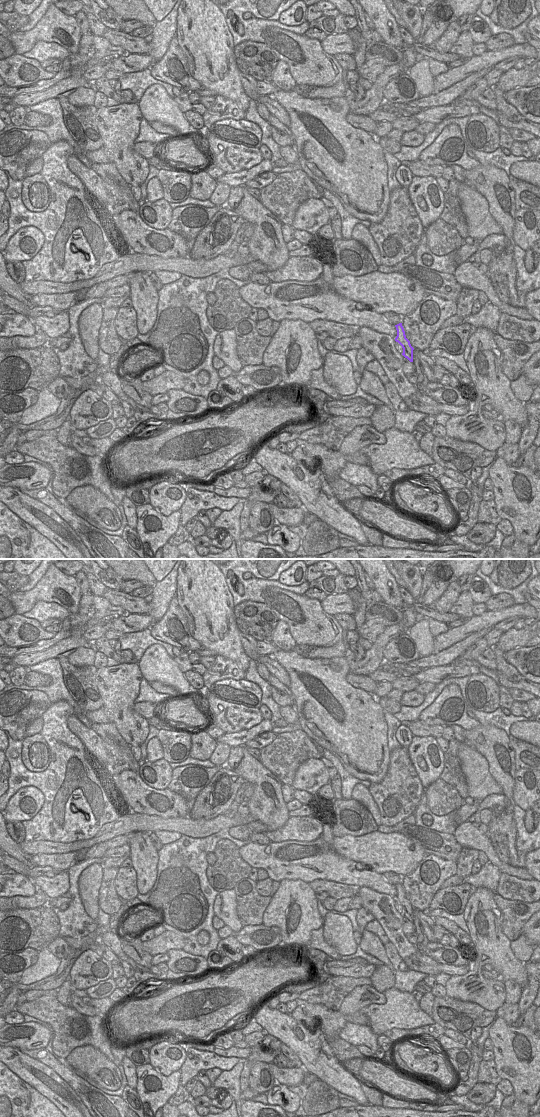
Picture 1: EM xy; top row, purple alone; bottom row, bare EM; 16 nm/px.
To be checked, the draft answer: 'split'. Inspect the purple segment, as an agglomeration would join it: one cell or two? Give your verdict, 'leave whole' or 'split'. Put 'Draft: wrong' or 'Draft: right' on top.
Draft: wrong
leave whole

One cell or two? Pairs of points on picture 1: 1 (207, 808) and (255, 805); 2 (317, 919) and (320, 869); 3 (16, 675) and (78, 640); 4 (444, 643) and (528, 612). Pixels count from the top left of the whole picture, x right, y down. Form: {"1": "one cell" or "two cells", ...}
{"1": "two cells", "2": "two cells", "3": "two cells", "4": "one cell"}

